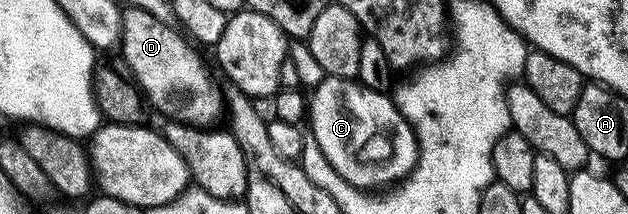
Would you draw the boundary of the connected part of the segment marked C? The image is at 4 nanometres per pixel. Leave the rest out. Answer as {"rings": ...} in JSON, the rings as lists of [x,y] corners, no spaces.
{"rings":[[[339,76],[323,78],[308,100],[309,124],[314,131],[311,132],[312,139],[320,146],[324,158],[328,158],[331,166],[350,184],[370,186],[373,180],[382,180],[389,172],[394,182],[401,181],[409,176],[418,160],[418,141],[397,104],[387,93],[368,90],[354,80],[341,80]]]}

